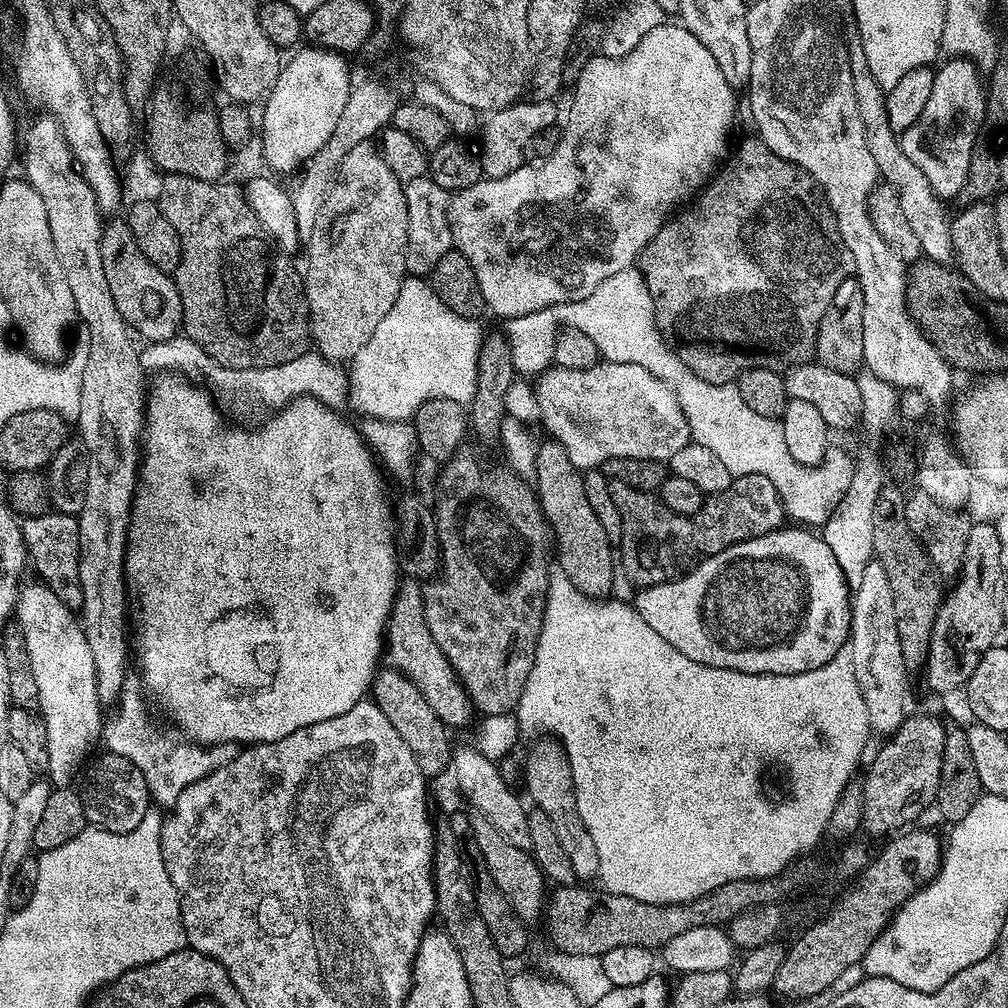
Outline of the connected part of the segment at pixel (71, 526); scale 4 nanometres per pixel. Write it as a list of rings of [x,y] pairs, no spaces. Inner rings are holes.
[[[57,512],[43,517],[25,517],[21,521],[24,547],[31,567],[33,564],[37,572],[35,575],[61,599],[63,605],[75,612],[81,610],[82,604],[82,587],[78,575],[78,528],[75,515]]]

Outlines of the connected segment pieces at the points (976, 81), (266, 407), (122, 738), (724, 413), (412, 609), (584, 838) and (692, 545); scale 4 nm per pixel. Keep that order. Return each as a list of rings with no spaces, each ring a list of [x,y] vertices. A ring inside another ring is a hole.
[[[948,58],[943,62],[944,65],[941,63],[935,69],[930,98],[922,101],[916,121],[905,132],[901,131],[899,137],[906,158],[926,174],[926,182],[934,186],[934,194],[956,198],[966,182],[972,155],[976,153],[980,127],[986,124],[988,97],[982,72],[972,61]]]
[[[176,336],[173,339],[152,342],[140,351],[140,367],[146,372],[158,368],[164,372],[174,372],[183,368],[186,372],[198,372],[208,382],[207,387],[217,396],[223,411],[238,418],[269,415],[280,411],[290,401],[299,396],[312,396],[335,412],[347,409],[349,398],[349,380],[347,371],[335,361],[326,359],[320,353],[309,350],[294,358],[291,362],[280,363],[264,368],[230,368],[214,362],[197,343],[188,336]]]
[[[125,686],[120,692],[112,709],[112,717],[105,719],[102,724],[102,744],[107,751],[122,755],[142,770],[146,778],[146,786],[149,787],[151,799],[161,804],[164,810],[171,809],[174,802],[178,802],[178,794],[186,790],[186,786],[194,786],[198,782],[218,768],[224,766],[236,757],[238,751],[234,744],[210,744],[203,745],[195,742],[183,742],[184,744],[168,744],[164,748],[164,732],[158,725],[152,724],[152,716],[144,705],[145,697],[139,687]]]
[[[633,266],[614,274],[614,278],[606,278],[590,298],[552,304],[534,314],[515,316],[507,321],[506,335],[513,369],[532,377],[543,372],[554,361],[556,342],[563,328],[573,328],[586,334],[605,361],[642,366],[662,378],[675,390],[686,414],[692,431],[691,443],[706,446],[713,454],[718,454],[732,477],[762,474],[770,478],[781,496],[784,515],[789,521],[800,526],[823,526],[834,506],[842,502],[842,494],[846,494],[846,486],[850,486],[852,481],[853,457],[832,446],[819,464],[799,464],[786,447],[780,420],[754,414],[754,410],[742,402],[742,394],[732,384],[710,384],[694,375],[660,337],[650,290],[646,290],[639,267]]]
[[[401,579],[397,587],[396,597],[388,615],[386,660],[397,672],[410,678],[414,686],[418,686],[422,698],[430,702],[434,714],[438,714],[438,718],[445,726],[451,729],[460,728],[471,716],[474,716],[472,701],[469,700],[466,690],[460,684],[456,671],[442,654],[442,650],[438,650],[438,644],[434,642],[430,634],[430,626],[426,626],[424,593],[415,579]]]
[[[544,738],[540,742],[540,748],[534,749],[528,756],[528,762],[526,760],[523,765],[522,784],[528,787],[528,792],[532,795],[531,803],[540,808],[542,814],[546,814],[546,818],[550,818],[550,822],[554,825],[554,834],[558,834],[558,843],[562,845],[562,851],[565,852],[566,858],[570,858],[570,866],[574,866],[577,881],[595,881],[600,874],[598,850],[594,846],[594,838],[590,838],[590,830],[586,830],[586,826],[582,826],[582,818],[578,818],[578,802],[574,798],[574,778],[570,774],[570,762],[566,758],[564,749],[555,739]]]
[[[609,480],[610,486],[610,498],[614,498],[614,506],[618,506],[618,514],[622,514],[622,534],[618,541],[618,564],[624,572],[633,580],[637,585],[637,589],[643,590],[646,588],[653,588],[659,584],[669,584],[672,580],[679,580],[681,576],[685,576],[688,572],[691,572],[698,563],[698,541],[696,537],[696,530],[693,521],[689,517],[682,514],[674,514],[674,510],[670,510],[670,506],[666,506],[660,501],[659,495],[643,492],[642,490],[634,490],[634,486],[626,486],[626,482],[618,482],[617,480]]]

